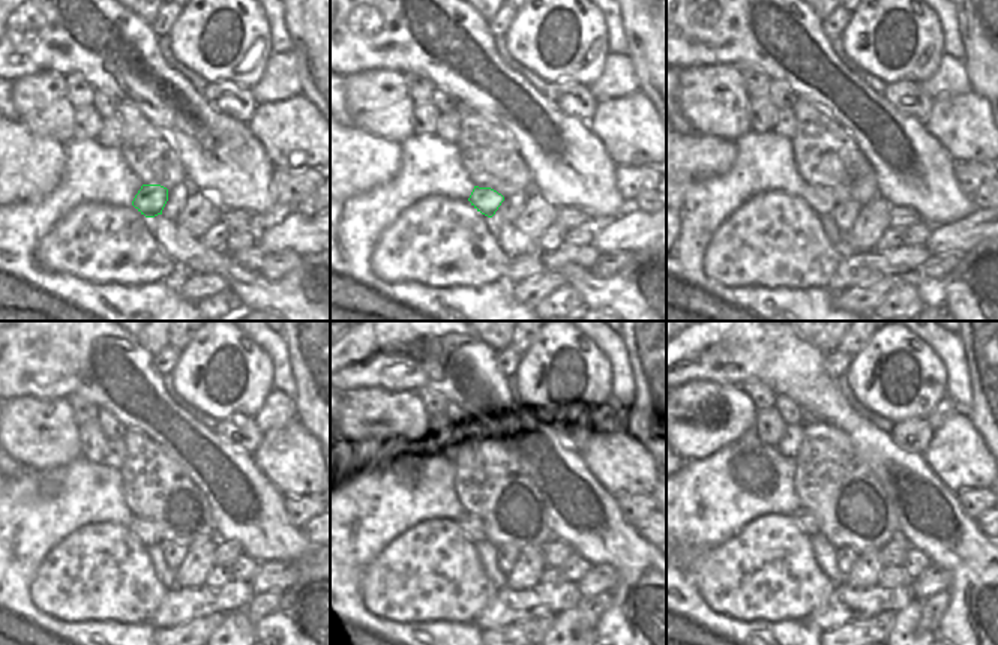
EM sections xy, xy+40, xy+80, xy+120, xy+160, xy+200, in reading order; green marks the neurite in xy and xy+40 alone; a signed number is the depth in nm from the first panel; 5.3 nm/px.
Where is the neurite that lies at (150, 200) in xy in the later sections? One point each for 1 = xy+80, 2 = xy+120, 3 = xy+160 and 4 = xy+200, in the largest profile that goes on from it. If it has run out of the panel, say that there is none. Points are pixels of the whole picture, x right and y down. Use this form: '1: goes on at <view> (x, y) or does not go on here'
1: goes on at xy+80 (821, 200)
2: goes on at xy+120 (146, 531)
3: goes on at xy+160 (473, 527)
4: goes on at xy+200 (808, 521)

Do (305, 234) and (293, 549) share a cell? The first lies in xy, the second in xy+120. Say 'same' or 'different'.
different

